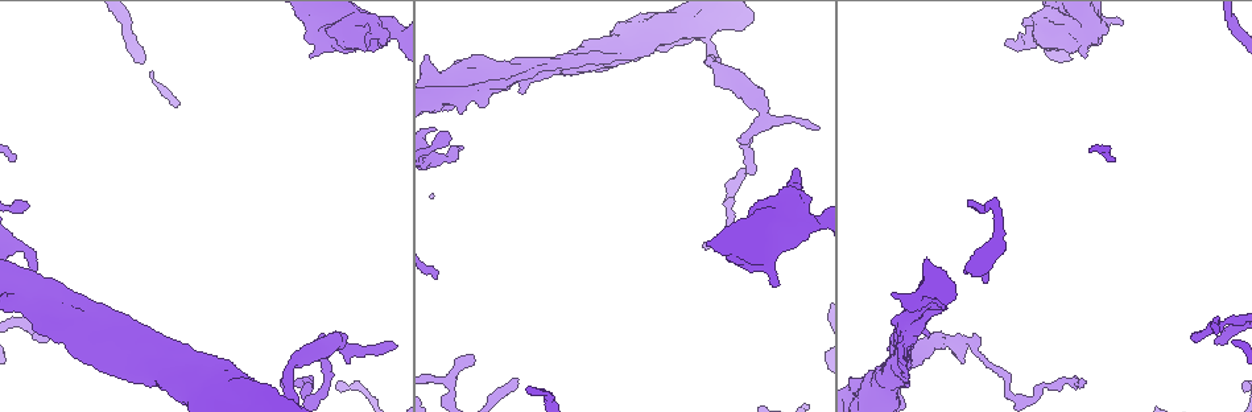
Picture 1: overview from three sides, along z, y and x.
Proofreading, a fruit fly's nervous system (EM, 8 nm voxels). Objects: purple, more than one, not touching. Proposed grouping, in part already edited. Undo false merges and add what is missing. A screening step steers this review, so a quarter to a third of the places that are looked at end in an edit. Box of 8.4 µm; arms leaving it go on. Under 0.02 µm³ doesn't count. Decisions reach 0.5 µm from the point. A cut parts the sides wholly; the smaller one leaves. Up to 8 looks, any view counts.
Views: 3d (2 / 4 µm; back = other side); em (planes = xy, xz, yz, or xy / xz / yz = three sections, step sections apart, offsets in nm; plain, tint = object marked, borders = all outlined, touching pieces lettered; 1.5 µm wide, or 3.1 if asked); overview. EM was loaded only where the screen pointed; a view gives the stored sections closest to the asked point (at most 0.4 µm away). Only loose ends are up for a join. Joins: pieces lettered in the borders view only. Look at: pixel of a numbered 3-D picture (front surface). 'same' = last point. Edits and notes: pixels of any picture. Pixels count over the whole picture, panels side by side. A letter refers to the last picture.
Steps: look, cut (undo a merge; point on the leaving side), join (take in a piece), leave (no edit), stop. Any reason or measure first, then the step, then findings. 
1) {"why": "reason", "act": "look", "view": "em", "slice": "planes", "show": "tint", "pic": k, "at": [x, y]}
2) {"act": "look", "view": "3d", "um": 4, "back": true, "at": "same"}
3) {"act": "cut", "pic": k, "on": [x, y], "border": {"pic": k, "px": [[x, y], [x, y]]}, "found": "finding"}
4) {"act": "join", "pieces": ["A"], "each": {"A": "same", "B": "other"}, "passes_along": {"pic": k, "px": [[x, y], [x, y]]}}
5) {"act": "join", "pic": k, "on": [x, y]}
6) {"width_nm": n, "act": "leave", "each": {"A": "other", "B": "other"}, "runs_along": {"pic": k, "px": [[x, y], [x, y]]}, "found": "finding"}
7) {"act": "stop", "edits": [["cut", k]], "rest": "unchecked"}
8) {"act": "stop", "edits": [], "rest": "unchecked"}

{"why": "thick end", "act": "look", "view": "3d", "um": 4, "back": true, "pic": 1, "at": [19, 310]}

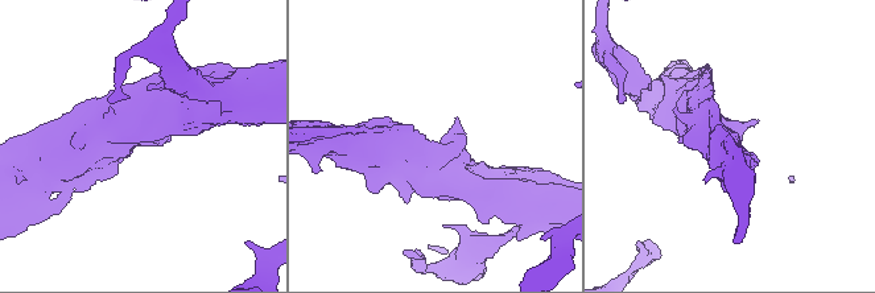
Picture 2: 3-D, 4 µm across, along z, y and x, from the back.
{"act": "look", "view": "em", "slice": "planes", "show": "borders", "pic": 2, "at": [437, 145]}

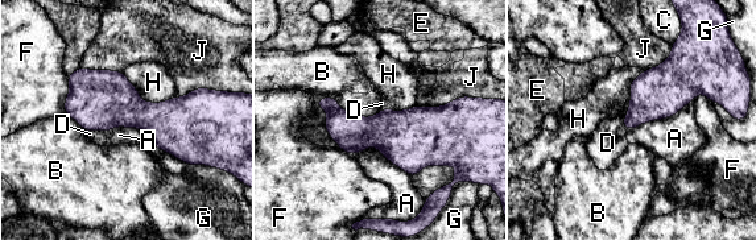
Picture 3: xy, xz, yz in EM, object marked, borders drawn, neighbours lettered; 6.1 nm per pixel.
{"width_nm": 300, "act": "leave", "each": {"A": "other", "B": "other", "C": "other", "D": "other", "E": "other", "F": "other", "G": "other", "H": "other", "J": "other"}, "found": "none of them fits"}

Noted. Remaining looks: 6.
{"why": "branch stops here", "act": "look", "view": "em", "slice": "xz", "step": 4, "show": "tint", "pic": 1, "at": [1006, 42]}

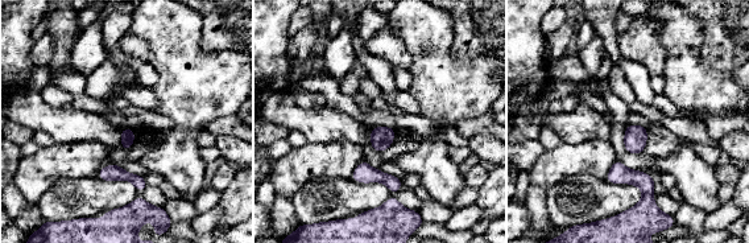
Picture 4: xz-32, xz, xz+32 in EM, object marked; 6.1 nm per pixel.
{"why": "cut it another way", "act": "look", "view": "em", "slice": "planes", "show": "borders", "at": "same"}

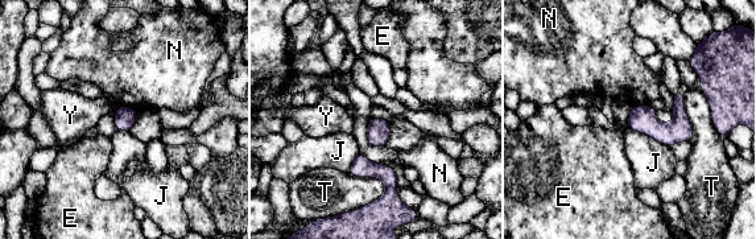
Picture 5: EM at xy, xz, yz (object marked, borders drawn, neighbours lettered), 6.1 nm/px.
{"act": "leave", "each": {"E": "other", "J": "other", "N": "other", "T": "other", "Y": "other"}, "border": {"pic": 5, "px": [[628, 127], [670, 147]]}, "found": "no lettered piece goes on from it"}

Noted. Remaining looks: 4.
{"why": "thin neck", "act": "look", "view": "3d", "um": 2, "pic": 1, "at": [720, 70]}

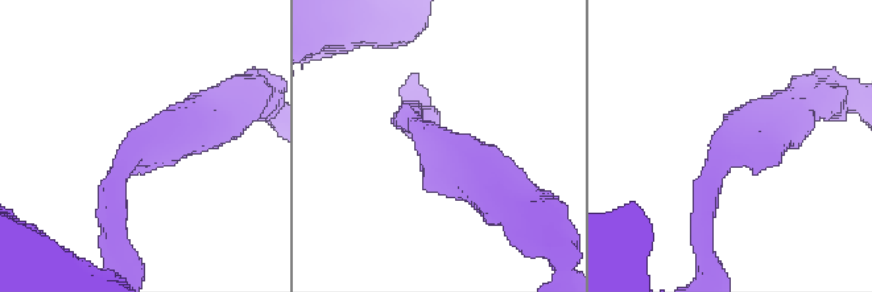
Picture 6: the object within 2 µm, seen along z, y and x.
{"arm_widths_nm": [220, 320], "why": "shape alone is not enough", "act": "look", "view": "em", "slice": "planes", "show": "tint", "pic": 6, "at": [735, 154]}

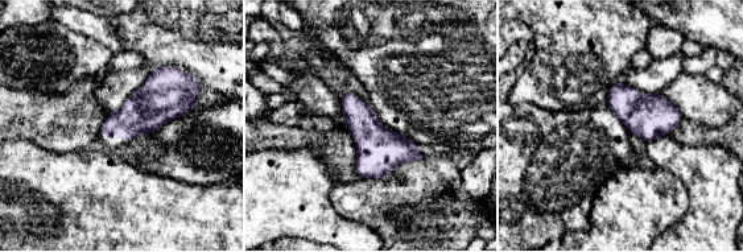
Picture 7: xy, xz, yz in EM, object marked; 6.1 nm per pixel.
{"act": "look", "view": "em", "slice": "planes", "show": "borders", "at": "same"}

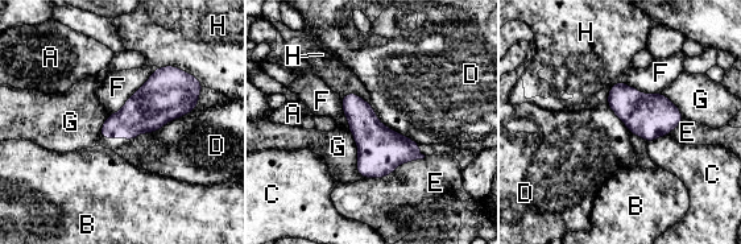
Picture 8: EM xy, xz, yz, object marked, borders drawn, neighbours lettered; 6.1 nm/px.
{"act": "leave", "each": {"A": "other", "B": "other", "C": "other", "D": "other", "E": "other", "F": "other", "G": "other", "H": "other"}, "border": {"pic": 8, "px": [[369, 103], [385, 125], [419, 145]]}, "found": "one neuron here"}

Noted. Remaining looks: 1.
{"act": "stop", "edits": [], "rest": "unchecked"}

